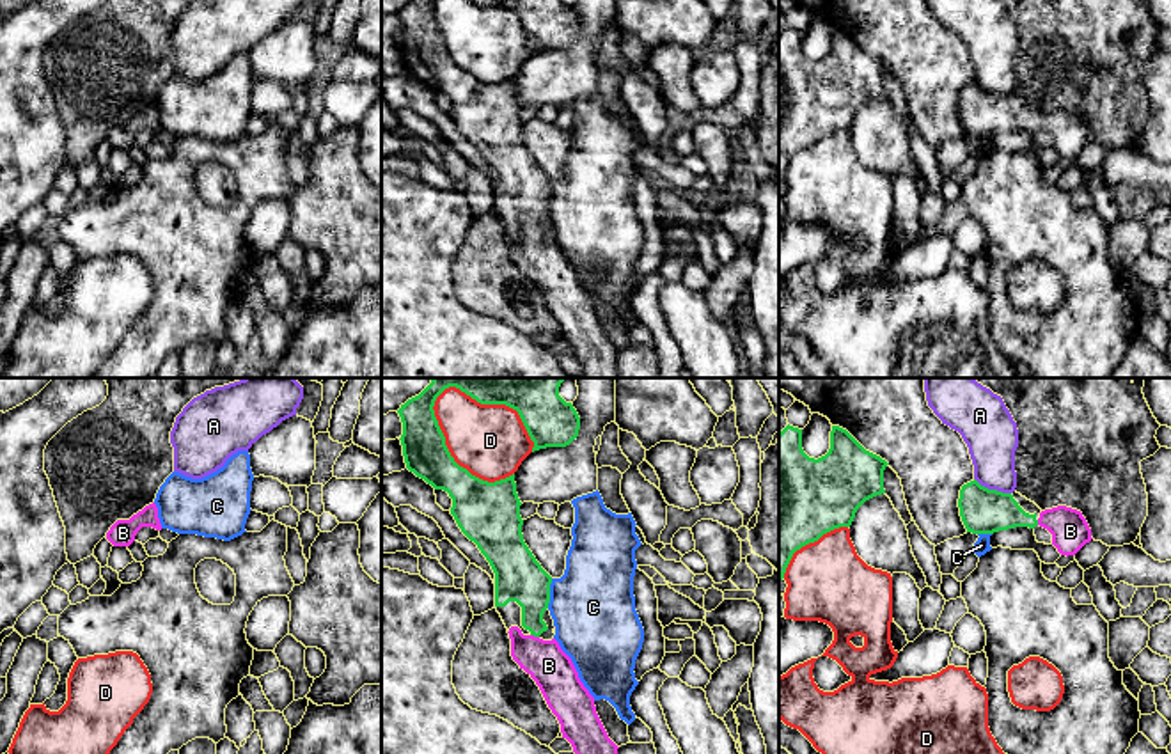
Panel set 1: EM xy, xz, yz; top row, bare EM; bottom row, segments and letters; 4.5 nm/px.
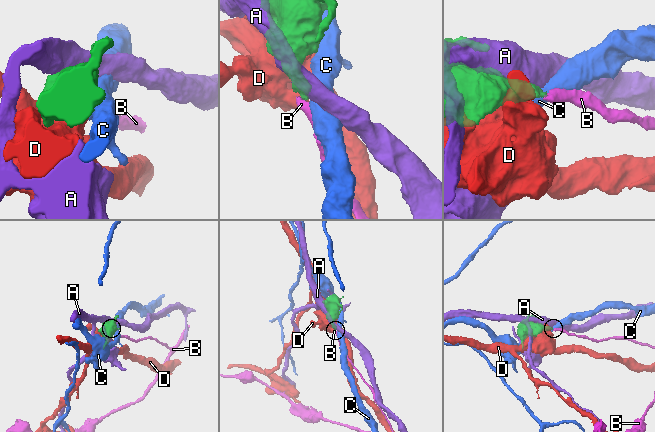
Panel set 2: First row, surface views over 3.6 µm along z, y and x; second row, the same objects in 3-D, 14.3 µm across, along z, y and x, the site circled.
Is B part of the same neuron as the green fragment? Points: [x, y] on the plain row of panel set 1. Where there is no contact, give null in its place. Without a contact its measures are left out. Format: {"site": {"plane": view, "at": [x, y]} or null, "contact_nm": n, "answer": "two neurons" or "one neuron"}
{"site": {"plane": "xz", "at": [534, 238]}, "contact_nm": 40, "answer": "one neuron"}

